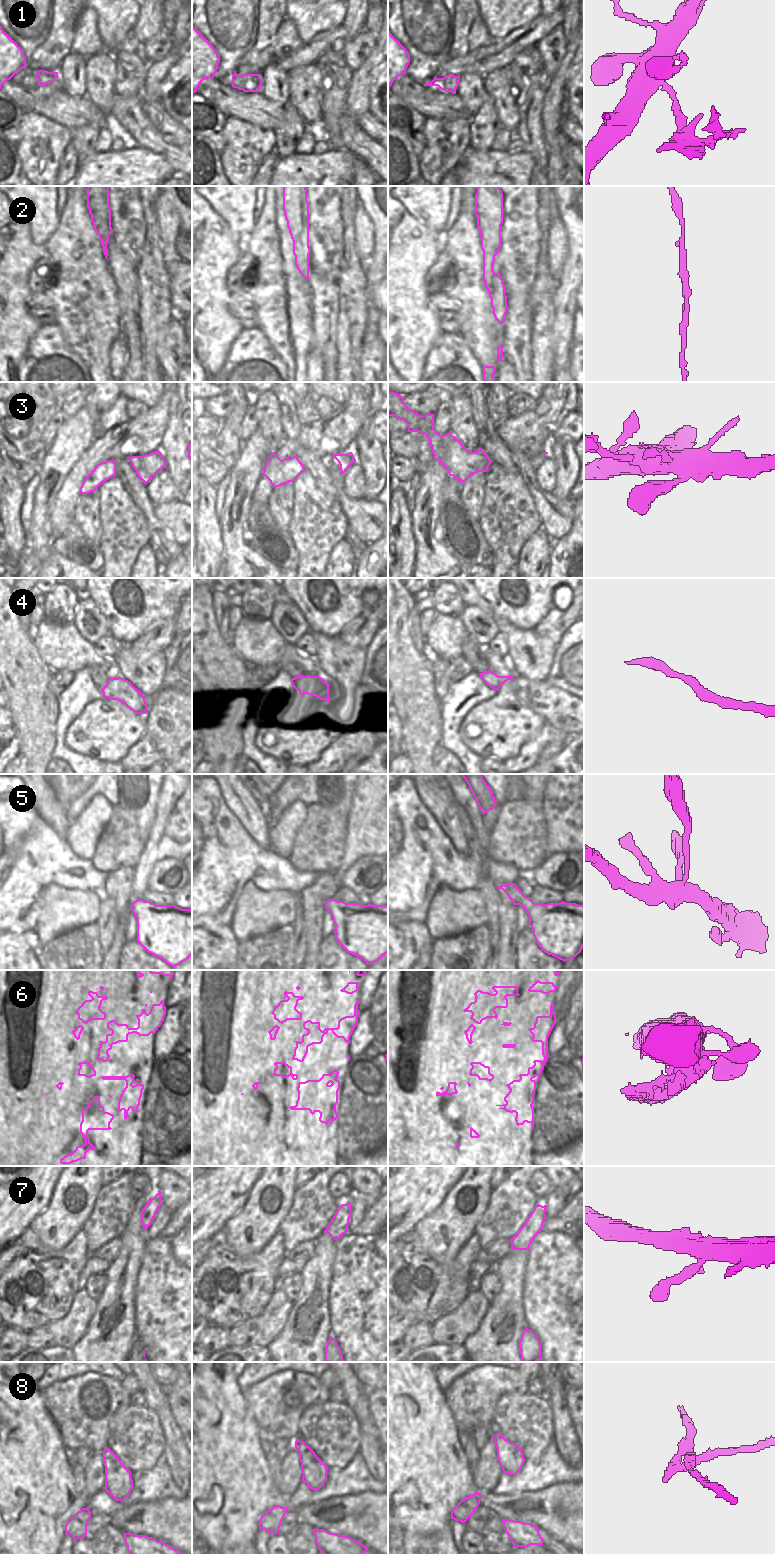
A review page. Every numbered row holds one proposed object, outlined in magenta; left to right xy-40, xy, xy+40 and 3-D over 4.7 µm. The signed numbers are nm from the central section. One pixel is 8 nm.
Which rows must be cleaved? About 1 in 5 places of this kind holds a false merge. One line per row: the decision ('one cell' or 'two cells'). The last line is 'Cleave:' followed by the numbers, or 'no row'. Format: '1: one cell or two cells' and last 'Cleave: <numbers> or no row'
1: two cells
2: one cell
3: one cell
4: one cell
5: one cell
6: two cells
7: one cell
8: two cells
Cleave: 1, 6, 8

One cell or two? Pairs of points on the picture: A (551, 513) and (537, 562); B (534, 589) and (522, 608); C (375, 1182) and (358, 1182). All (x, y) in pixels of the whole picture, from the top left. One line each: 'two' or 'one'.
A: two
B: one
C: one

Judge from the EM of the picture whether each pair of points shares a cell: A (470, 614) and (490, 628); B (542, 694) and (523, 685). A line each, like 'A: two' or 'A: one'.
A: one
B: one

